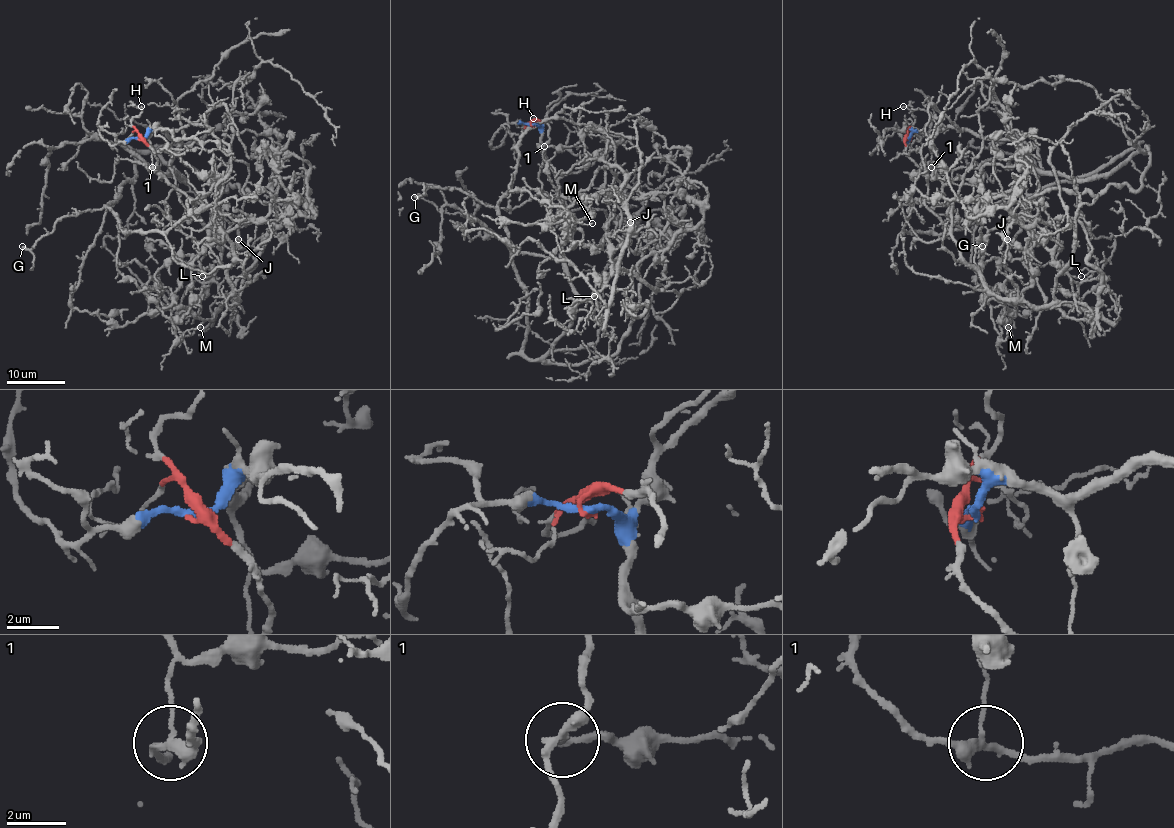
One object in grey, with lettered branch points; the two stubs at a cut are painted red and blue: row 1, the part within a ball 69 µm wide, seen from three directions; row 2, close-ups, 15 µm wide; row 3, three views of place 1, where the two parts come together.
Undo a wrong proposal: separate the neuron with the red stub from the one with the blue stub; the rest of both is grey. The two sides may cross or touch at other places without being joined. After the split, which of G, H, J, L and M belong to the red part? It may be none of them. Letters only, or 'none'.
H, J, L

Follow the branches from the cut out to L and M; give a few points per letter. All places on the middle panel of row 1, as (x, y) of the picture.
L: (532, 125), (548, 126), (542, 193), (572, 199), (595, 171), (614, 174), (605, 225), (613, 272), (594, 295)
M: (532, 125), (570, 231), (563, 254), (576, 311), (531, 360), (526, 292), (499, 202), (509, 186), (592, 222)

